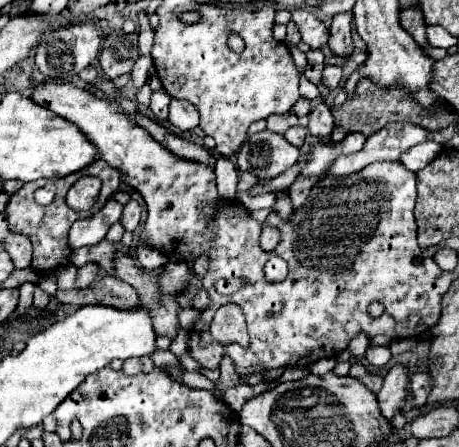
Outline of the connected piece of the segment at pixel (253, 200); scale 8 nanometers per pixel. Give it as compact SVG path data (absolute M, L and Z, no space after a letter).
M239 191L239 197L243 197L243 203L247 203L249 209L275 209L275 201L279 197L279 193L271 191L271 193L263 193L263 195L247 195L247 191Z

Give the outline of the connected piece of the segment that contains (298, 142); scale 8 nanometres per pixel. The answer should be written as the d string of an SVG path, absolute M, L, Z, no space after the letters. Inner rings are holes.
M295 125L295 127L291 127L291 129L285 133L285 139L287 139L289 143L293 143L295 147L301 147L303 141L305 141L305 135L307 135L307 129L303 129L301 125Z

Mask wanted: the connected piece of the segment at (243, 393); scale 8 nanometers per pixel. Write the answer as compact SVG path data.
M237 385L229 391L223 393L227 405L233 409L233 411L239 411L249 399L253 399L257 395L257 387L251 387L251 385Z

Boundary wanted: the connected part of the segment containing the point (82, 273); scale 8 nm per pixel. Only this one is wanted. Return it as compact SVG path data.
M87 263L83 267L79 267L79 285L77 289L83 289L83 287L89 287L89 283L97 277L97 265L95 263Z

